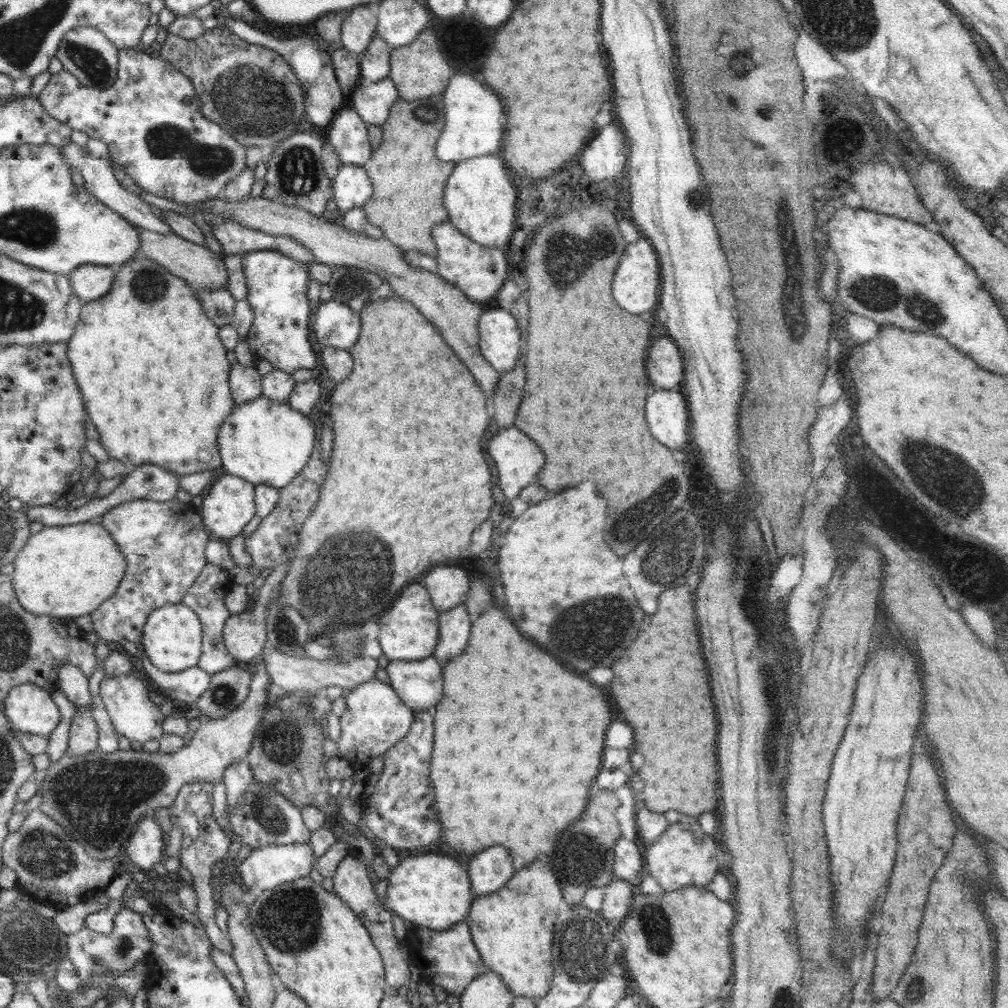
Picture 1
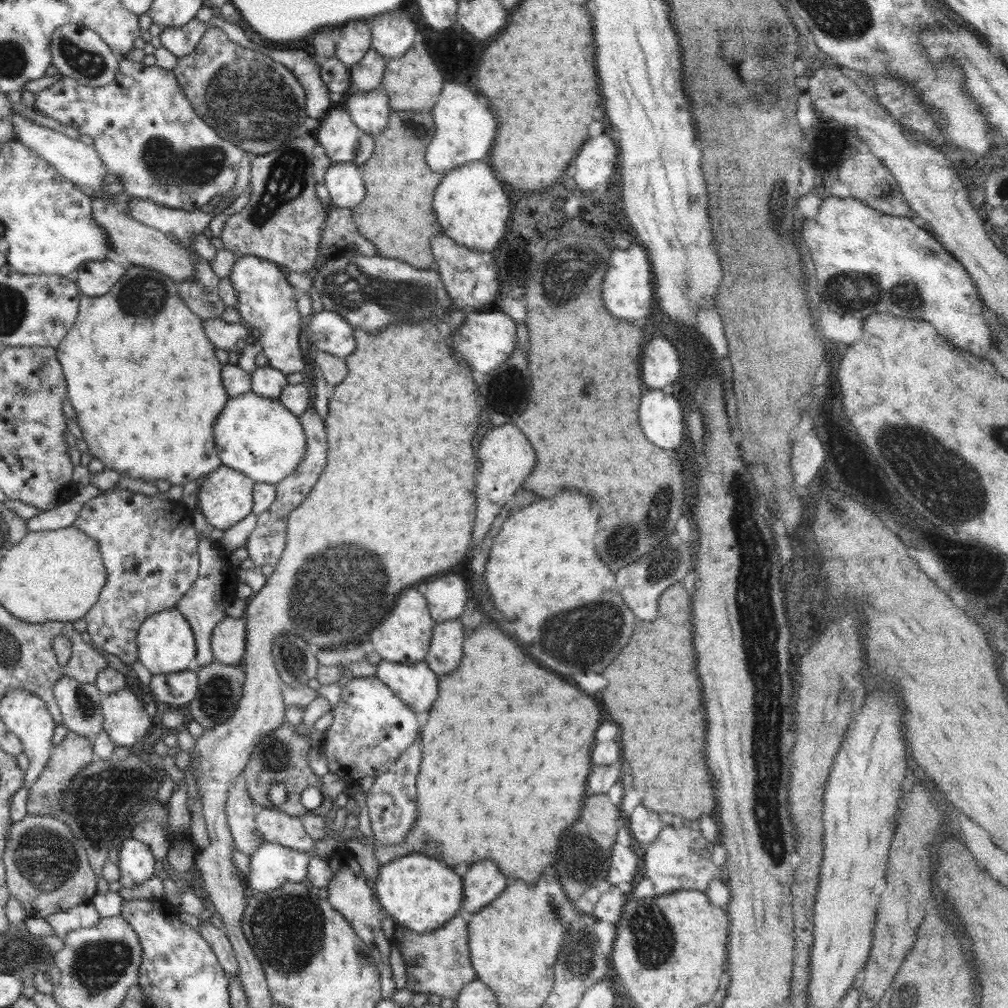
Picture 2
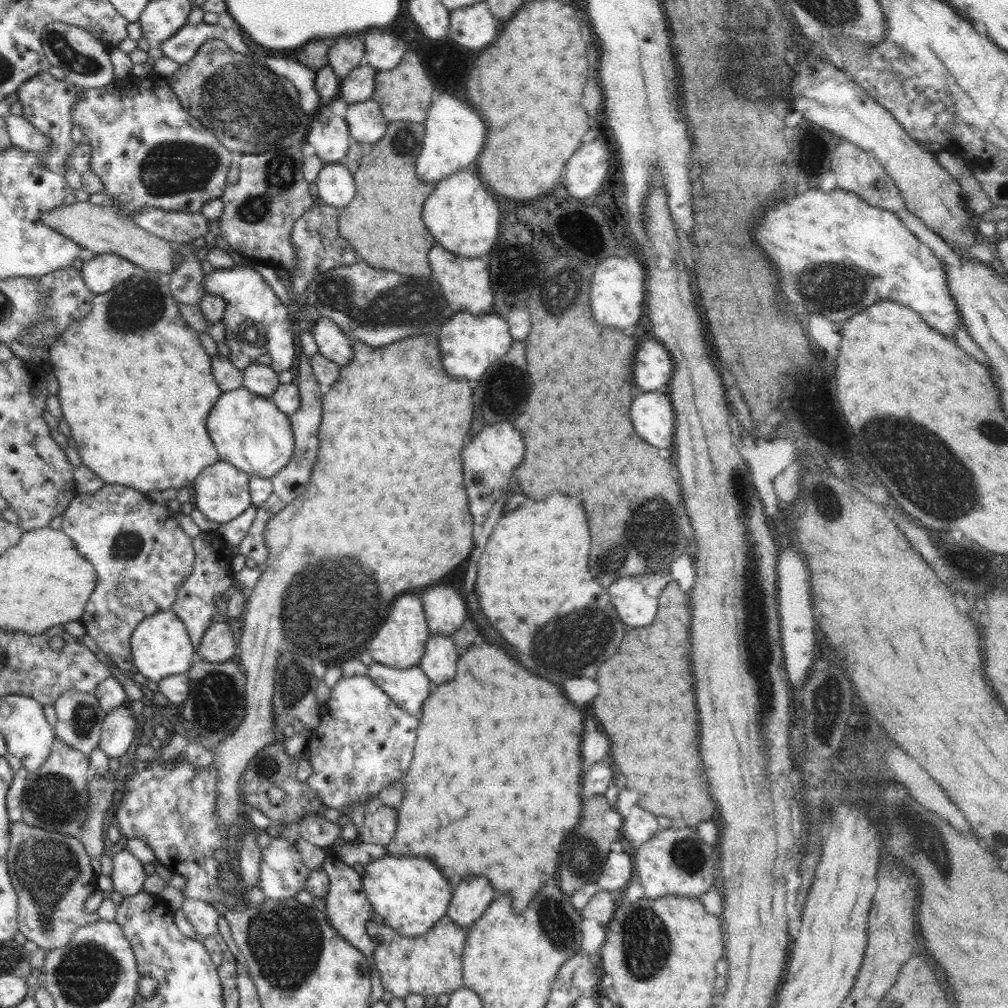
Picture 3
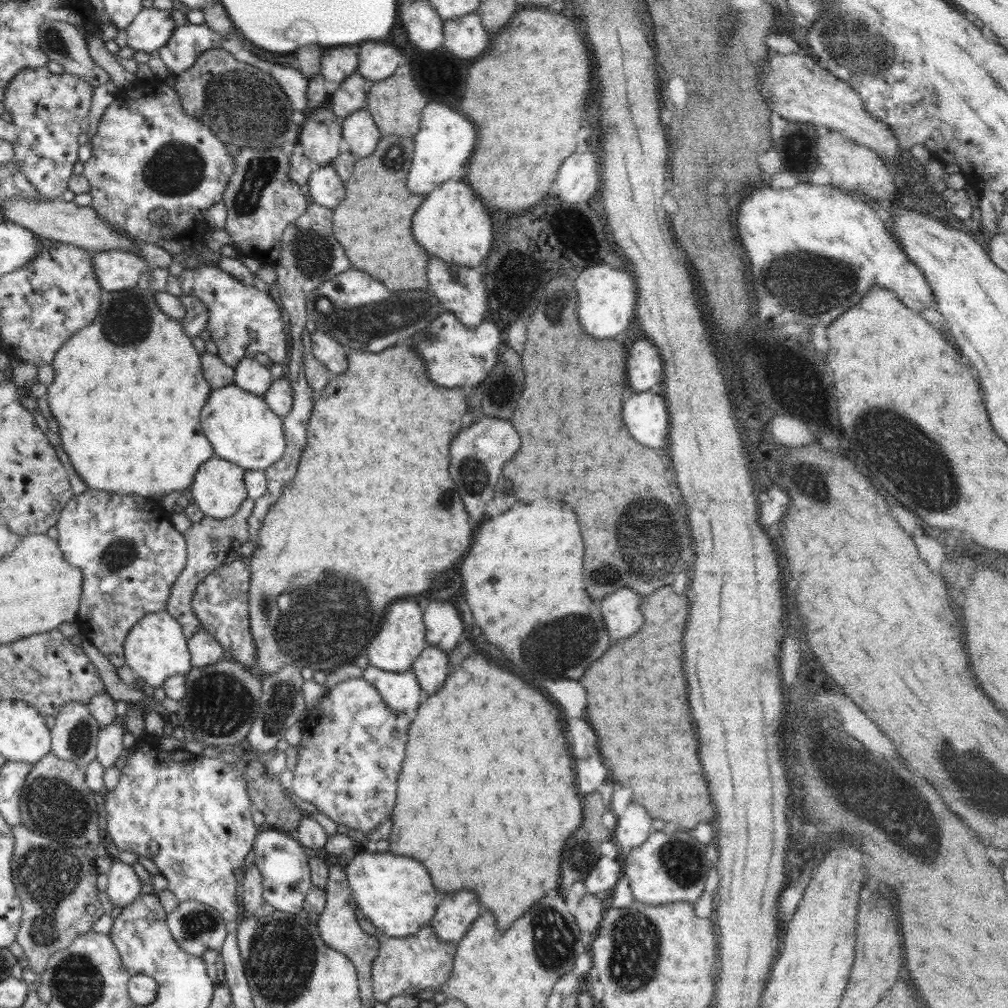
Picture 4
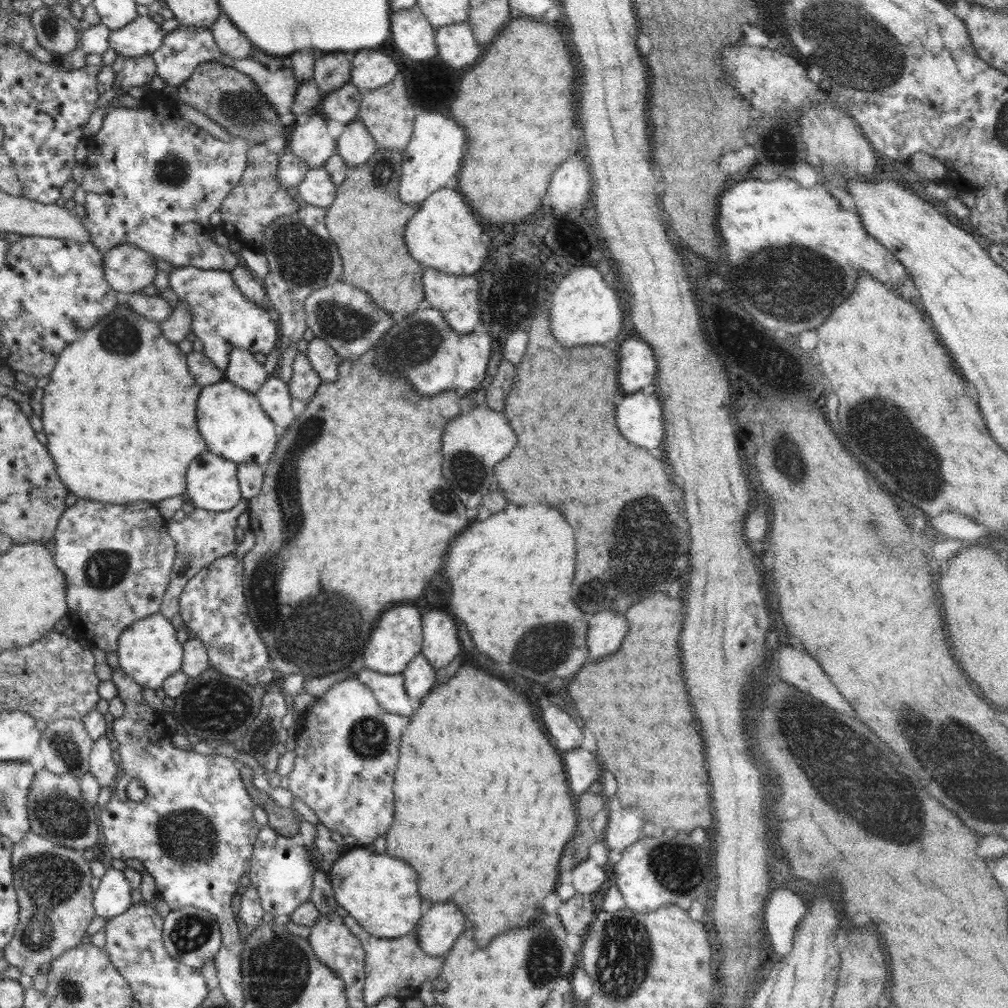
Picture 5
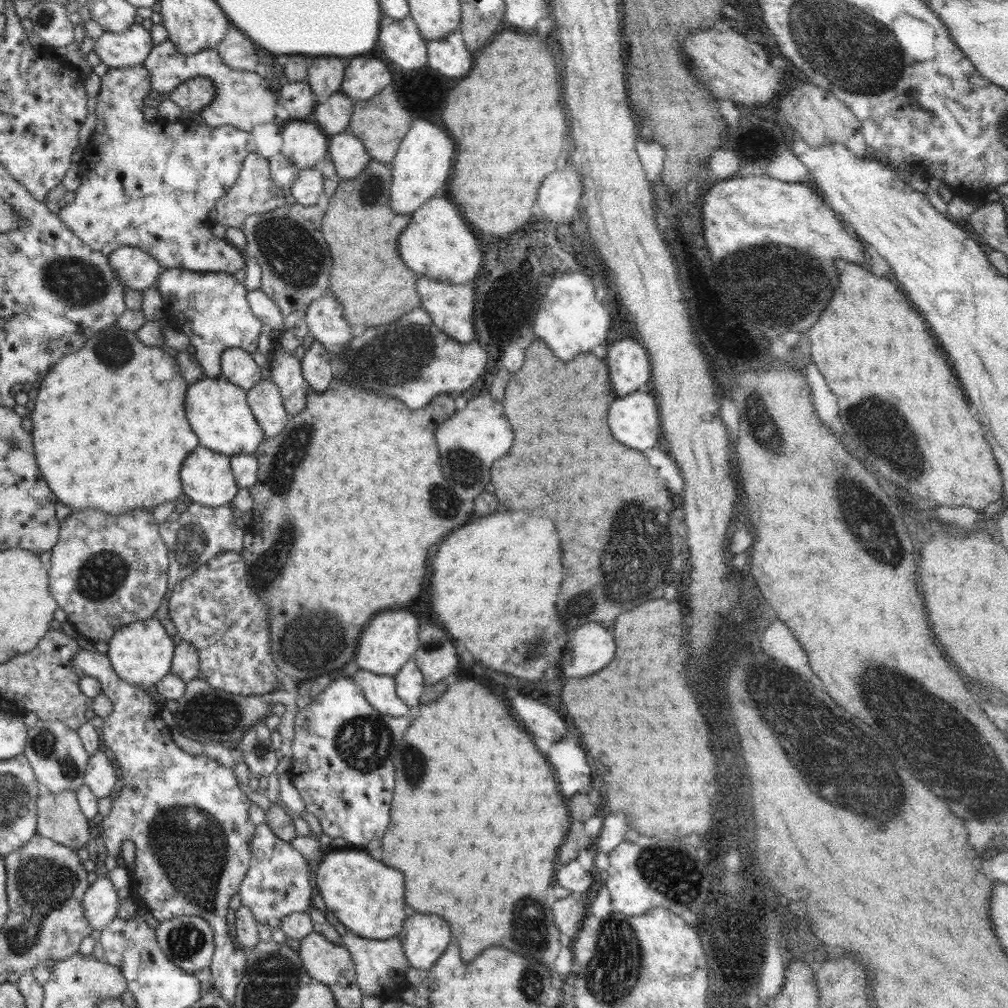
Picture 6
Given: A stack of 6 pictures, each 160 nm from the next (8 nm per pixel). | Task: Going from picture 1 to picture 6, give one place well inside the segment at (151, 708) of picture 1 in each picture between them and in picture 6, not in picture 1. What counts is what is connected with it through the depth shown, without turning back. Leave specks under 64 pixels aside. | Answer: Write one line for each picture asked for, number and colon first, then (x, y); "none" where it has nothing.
2: (125, 720)
3: (120, 728)
4: (109, 743)
5: (102, 766)
6: (100, 776)

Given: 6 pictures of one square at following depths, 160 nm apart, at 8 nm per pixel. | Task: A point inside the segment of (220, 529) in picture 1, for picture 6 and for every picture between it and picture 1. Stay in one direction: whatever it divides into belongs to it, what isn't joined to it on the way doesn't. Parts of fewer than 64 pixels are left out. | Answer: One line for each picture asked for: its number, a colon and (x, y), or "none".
2: (226, 496)
3: (221, 493)
4: (218, 489)
5: (212, 485)
6: (207, 479)

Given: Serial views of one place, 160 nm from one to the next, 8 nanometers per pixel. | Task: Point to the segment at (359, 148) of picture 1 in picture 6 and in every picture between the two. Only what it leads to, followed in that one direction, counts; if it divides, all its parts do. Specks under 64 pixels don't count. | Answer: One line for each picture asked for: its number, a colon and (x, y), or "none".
2: (339, 136)
3: (329, 134)
4: (321, 137)
5: (311, 142)
6: (304, 143)

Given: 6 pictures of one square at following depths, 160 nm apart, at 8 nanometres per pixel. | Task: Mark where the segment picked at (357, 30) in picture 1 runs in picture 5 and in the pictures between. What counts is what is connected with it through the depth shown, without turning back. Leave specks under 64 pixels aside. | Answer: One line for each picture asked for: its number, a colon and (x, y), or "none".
2: (353, 40)
3: (345, 53)
4: (340, 62)
5: (333, 71)

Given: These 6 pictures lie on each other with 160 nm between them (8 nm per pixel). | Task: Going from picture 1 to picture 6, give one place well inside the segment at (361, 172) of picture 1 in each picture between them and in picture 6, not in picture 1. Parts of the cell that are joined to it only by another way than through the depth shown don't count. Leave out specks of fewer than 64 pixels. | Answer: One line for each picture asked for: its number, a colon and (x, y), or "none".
2: (344, 181)
3: (336, 186)
4: (326, 188)
5: (317, 188)
6: (308, 189)

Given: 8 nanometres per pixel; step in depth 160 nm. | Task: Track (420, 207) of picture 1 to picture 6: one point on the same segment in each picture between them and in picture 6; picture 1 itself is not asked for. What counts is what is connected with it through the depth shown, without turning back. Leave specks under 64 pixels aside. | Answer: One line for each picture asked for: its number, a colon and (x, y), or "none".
2: (396, 215)
3: (383, 223)
4: (373, 223)
5: (366, 220)
6: (374, 286)

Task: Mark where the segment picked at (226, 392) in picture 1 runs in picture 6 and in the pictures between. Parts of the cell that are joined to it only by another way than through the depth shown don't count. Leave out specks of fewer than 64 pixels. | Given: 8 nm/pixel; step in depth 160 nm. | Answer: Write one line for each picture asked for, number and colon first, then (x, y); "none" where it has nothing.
2: (164, 432)
3: (149, 432)
4: (134, 370)
5: (142, 418)
6: (99, 446)

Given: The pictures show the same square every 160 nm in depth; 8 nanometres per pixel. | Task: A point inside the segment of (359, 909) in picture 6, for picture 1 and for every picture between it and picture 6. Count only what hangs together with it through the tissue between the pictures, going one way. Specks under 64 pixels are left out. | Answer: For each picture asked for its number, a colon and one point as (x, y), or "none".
1: (434, 891)
2: (421, 893)
3: (410, 894)
4: (394, 892)
5: (381, 893)

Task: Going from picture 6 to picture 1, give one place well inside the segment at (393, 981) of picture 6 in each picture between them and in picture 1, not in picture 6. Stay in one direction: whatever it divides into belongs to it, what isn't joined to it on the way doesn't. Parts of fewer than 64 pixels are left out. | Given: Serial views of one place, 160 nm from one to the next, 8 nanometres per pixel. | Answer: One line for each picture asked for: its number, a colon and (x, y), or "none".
1: (450, 960)
2: (438, 962)
3: (429, 965)
4: (419, 964)
5: (397, 967)

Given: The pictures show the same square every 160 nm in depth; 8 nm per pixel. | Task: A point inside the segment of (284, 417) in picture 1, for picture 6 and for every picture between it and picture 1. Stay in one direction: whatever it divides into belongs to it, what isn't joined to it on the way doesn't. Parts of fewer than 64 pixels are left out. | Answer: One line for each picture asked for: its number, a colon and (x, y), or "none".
2: (259, 437)
3: (249, 432)
4: (241, 427)
5: (234, 426)
6: (217, 410)

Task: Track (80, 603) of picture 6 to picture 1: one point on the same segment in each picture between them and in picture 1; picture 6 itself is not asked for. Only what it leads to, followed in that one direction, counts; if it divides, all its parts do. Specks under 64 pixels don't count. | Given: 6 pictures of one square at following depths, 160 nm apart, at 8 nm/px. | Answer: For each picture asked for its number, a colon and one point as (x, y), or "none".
1: (164, 543)
2: (148, 545)
3: (141, 555)
4: (130, 554)
5: (117, 559)

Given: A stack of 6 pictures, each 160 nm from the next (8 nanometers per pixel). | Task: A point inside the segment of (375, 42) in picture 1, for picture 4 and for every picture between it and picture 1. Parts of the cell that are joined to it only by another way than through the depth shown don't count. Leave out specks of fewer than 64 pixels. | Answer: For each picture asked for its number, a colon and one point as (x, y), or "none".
2: (367, 74)
3: (358, 86)
4: (350, 97)

